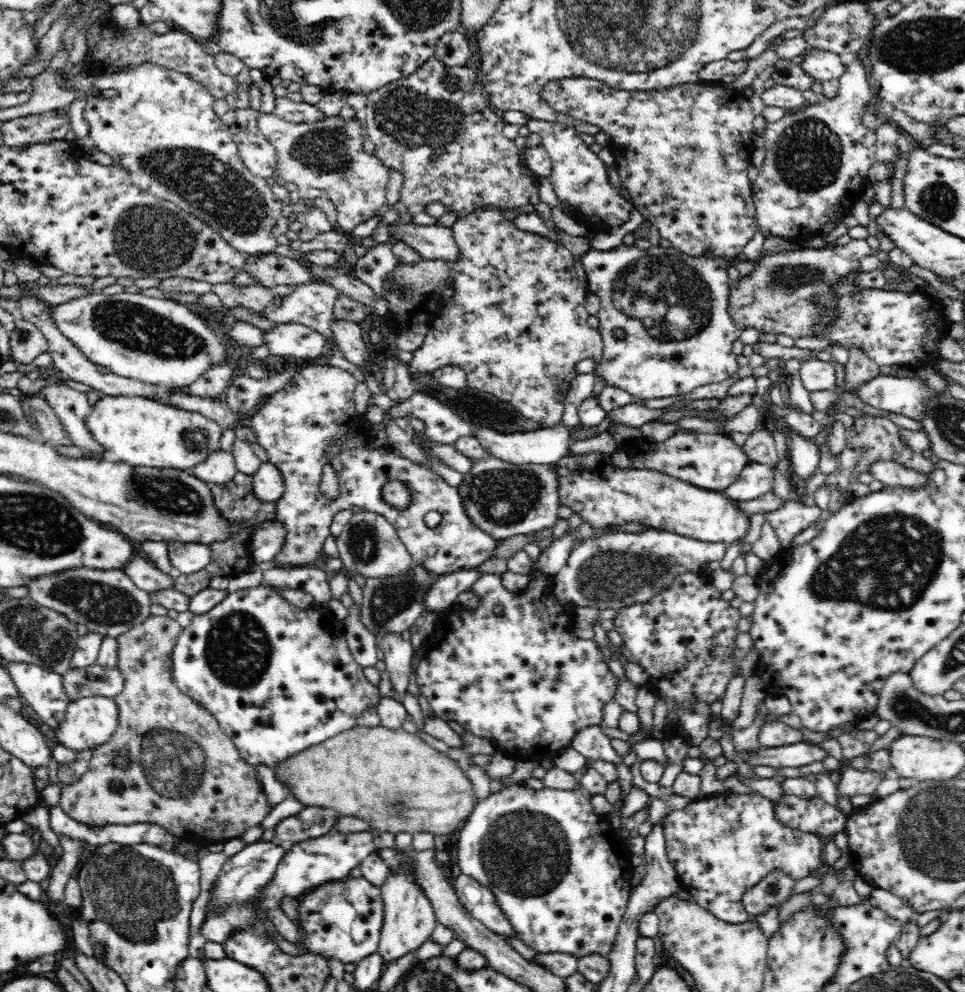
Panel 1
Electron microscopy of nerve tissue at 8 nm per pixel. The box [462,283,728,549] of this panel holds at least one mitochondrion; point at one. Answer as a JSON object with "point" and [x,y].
{"point":[502,496]}

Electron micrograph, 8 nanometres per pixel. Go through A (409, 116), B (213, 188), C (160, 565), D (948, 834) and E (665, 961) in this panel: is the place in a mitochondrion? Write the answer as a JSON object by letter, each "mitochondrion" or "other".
{"A":"mitochondrion","B":"mitochondrion","C":"other","D":"mitochondrion","E":"other"}

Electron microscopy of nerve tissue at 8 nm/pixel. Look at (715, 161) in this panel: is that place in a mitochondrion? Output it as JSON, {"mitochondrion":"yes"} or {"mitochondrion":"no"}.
{"mitochondrion":"no"}

